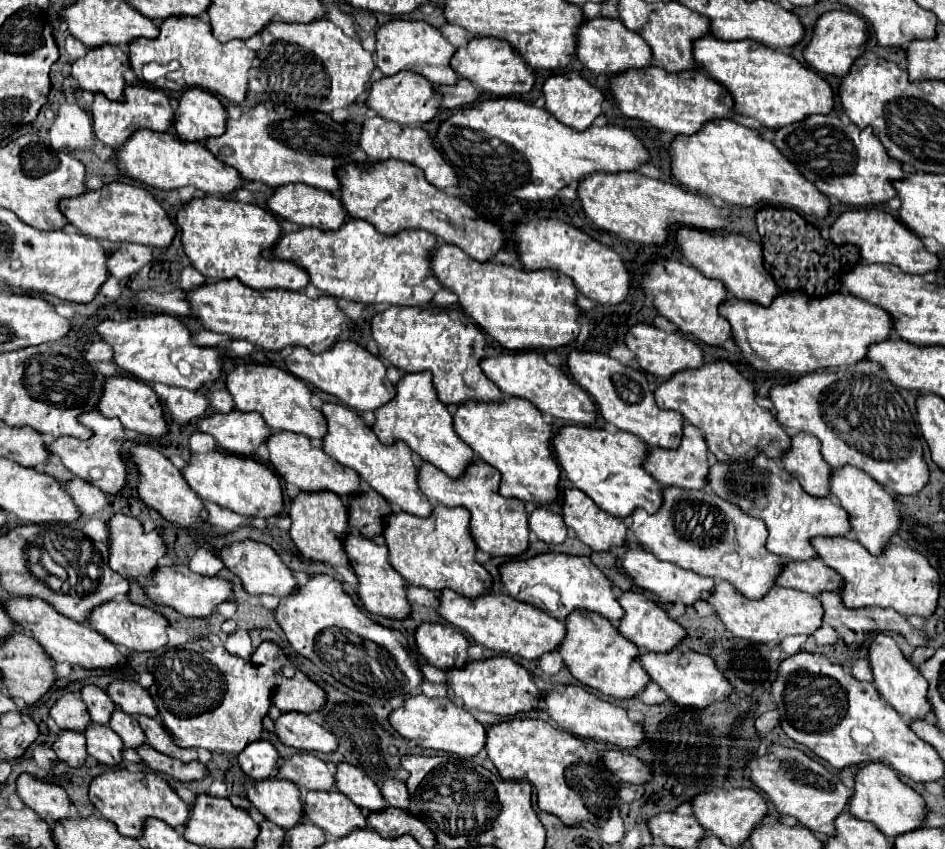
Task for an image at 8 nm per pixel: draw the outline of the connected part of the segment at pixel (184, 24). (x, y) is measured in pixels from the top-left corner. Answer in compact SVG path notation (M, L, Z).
M172 17L164 19L158 25L156 39L134 39L128 43L130 67L138 79L142 79L142 63L160 63L168 65L170 59L180 63L180 69L170 73L166 79L172 81L170 91L186 91L190 87L200 87L218 97L224 97L232 103L240 103L248 89L248 69L252 67L252 59L256 53L244 45L244 41L228 41L220 43L212 37L210 25L204 17Z

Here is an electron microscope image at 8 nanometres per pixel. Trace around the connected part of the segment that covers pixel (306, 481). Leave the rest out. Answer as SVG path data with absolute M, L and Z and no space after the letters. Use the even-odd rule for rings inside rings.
M278 431L272 433L268 437L266 443L268 451L270 451L270 463L276 469L276 473L286 481L296 485L300 491L332 491L340 497L348 497L348 495L356 495L360 493L360 477L356 475L356 471L342 467L336 459L328 457L320 445L314 445L308 437L304 435L296 435L296 433L288 433L288 431Z

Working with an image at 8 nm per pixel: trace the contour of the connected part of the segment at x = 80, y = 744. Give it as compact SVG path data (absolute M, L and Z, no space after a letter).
M62 731L52 749L56 751L58 759L68 763L70 767L80 767L86 759L86 737L80 731Z

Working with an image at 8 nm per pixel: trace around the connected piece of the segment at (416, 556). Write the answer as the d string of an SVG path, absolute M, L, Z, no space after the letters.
M434 505L428 517L408 513L390 513L384 517L384 539L388 545L390 565L410 583L432 591L452 589L464 597L476 599L486 593L492 579L488 571L474 559L476 543L468 531L470 513L464 507Z

